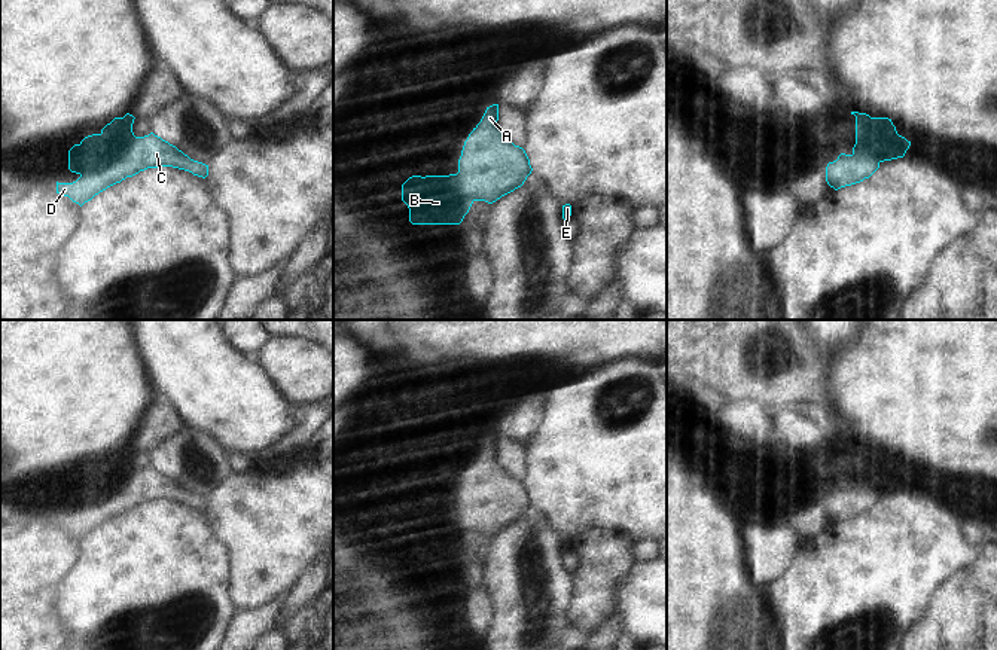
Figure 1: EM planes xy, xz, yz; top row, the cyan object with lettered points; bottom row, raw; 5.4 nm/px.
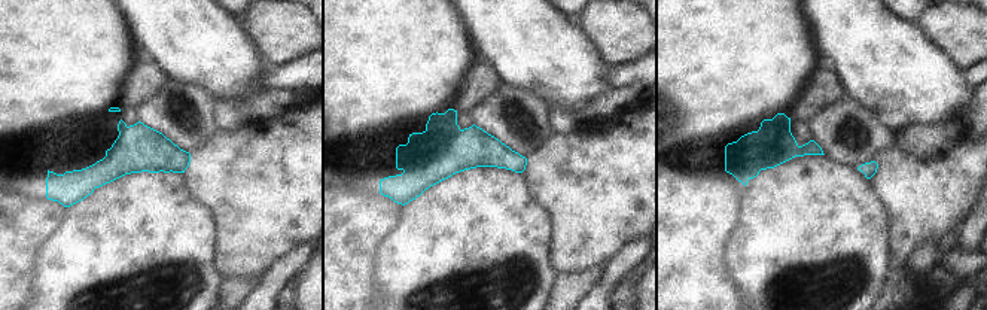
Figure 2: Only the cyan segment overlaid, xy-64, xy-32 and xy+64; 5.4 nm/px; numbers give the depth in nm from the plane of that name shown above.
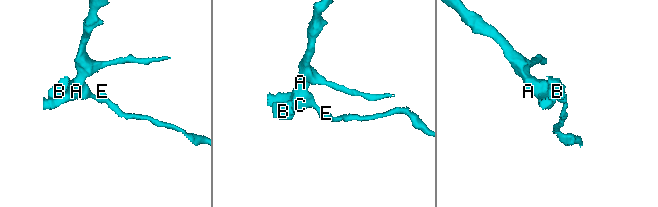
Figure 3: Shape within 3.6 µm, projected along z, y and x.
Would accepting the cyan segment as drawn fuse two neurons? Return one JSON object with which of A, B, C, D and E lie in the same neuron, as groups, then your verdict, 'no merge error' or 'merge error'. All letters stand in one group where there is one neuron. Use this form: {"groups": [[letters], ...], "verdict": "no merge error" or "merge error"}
{"groups": [["A", "B", "C", "D", "E"]], "verdict": "no merge error"}

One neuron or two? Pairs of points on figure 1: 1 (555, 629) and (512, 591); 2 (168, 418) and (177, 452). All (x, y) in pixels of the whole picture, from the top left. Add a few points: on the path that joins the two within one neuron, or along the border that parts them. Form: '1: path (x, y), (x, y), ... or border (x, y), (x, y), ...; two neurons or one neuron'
1: path (545, 620), (523, 598); one neuron
2: border (186, 424), (149, 454); two neurons

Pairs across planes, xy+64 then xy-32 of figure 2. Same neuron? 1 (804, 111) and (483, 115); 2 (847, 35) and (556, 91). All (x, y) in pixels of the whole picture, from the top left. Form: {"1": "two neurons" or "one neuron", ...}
{"1": "two neurons", "2": "one neuron"}

